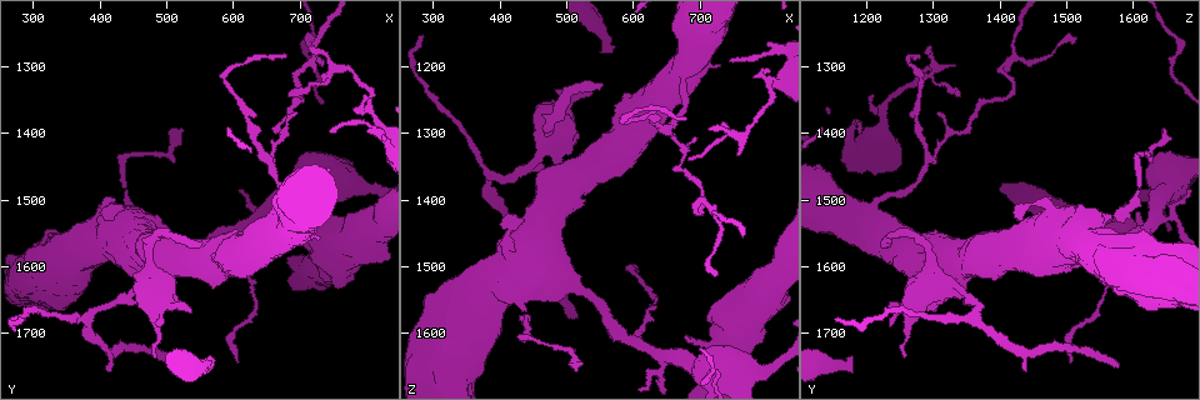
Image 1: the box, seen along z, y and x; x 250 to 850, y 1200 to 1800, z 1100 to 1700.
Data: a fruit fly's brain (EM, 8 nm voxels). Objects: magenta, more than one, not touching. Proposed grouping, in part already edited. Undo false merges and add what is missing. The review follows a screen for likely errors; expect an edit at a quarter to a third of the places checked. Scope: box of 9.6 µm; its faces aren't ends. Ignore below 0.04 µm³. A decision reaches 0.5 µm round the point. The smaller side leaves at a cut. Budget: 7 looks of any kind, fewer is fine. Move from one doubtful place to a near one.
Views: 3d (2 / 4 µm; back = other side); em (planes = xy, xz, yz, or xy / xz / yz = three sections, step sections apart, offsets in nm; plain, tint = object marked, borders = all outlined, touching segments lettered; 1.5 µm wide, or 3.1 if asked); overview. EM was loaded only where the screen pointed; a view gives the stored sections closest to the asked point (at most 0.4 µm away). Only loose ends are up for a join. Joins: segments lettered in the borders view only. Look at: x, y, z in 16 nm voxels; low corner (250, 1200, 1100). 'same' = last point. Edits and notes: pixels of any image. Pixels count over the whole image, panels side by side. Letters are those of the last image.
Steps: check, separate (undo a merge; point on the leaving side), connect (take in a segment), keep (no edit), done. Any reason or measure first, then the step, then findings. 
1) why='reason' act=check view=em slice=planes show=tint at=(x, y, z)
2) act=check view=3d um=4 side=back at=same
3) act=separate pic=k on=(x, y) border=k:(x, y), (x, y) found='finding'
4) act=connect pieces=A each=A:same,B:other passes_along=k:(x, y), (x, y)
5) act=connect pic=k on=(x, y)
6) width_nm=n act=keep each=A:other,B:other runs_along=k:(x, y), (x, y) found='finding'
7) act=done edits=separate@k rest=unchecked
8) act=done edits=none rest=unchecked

act=check view=3d um=4 at=(550, 1565, 1230)

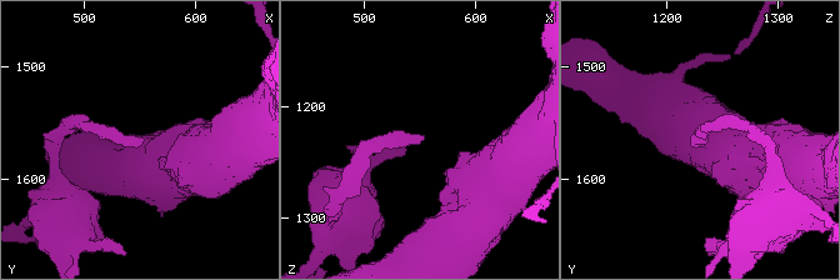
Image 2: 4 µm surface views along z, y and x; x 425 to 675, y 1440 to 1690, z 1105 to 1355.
why='shape alone is not enough' act=check view=em slice=planes show=borders at=(552, 1564, 1232)

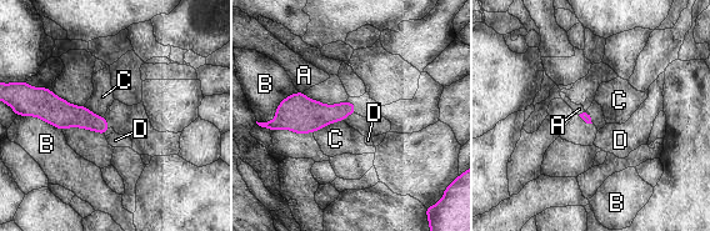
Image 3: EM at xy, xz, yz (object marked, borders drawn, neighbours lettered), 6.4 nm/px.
act=keep each=A:other,B:other,C:other,D:other runs_along=3:(40, 93), (63, 115), (103, 130) found='none of them fits'

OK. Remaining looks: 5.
why='an open end' act=check view=em slice=planes show=borders at=(560, 1740, 1180)

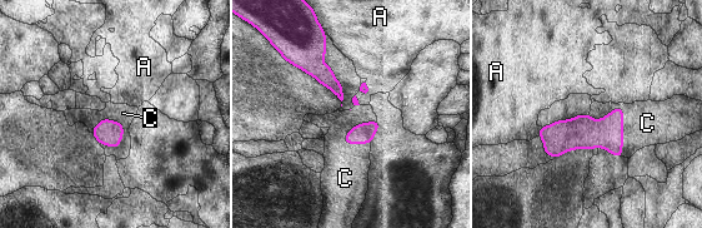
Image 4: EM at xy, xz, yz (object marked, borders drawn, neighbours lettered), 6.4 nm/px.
width_nm=140 act=connect pieces=C each=A:other,C:same passes_along=4:(607, 133), (622, 115), (647, 123) found='the neuron continues'

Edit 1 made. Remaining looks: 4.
why='arms part here' act=check view=3d um=2 at=(655, 1440, 1295)

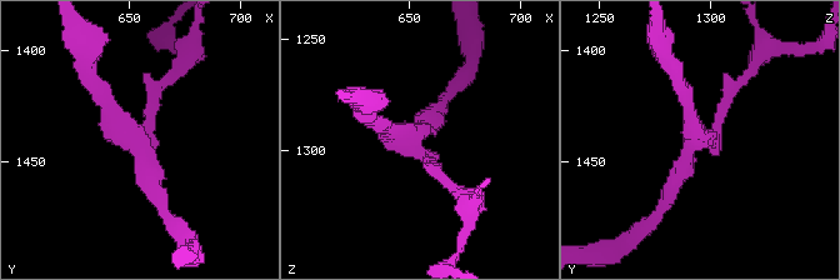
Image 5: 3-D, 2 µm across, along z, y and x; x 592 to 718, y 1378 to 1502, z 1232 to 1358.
why='now the EM' act=check view=em slice=planes show=tint at=(653, 1439, 1296)

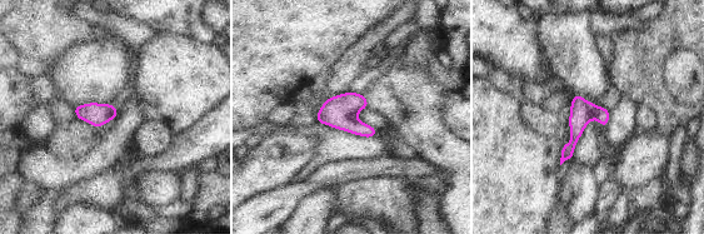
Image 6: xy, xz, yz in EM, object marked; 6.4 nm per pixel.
why='what lies round it' act=check view=em slice=planes show=borders at=same

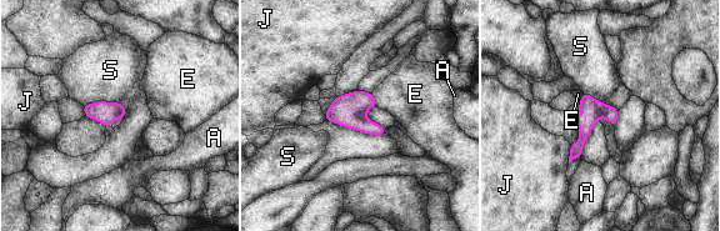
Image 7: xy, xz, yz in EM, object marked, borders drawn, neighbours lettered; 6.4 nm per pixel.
width_nm=150 act=keep each=A:other,E:other,J:other,S:other runs_along=7:(586, 96), (584, 135), (573, 155) found='one neuron here'

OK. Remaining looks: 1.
act=done edits=connect@4 rest=unchecked

